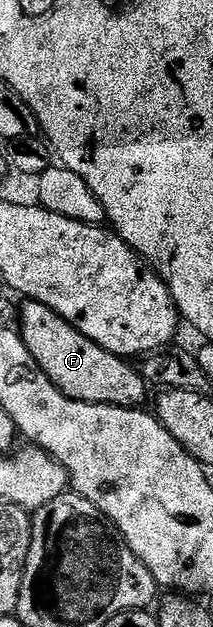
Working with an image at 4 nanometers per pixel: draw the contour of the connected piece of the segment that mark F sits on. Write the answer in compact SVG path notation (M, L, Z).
M23 300L16 325L22 334L22 342L28 347L32 359L52 379L61 393L84 403L97 405L118 405L122 409L145 406L148 382L127 358L118 357L92 339L88 339L79 329L74 329L56 311L44 307L44 303Z

